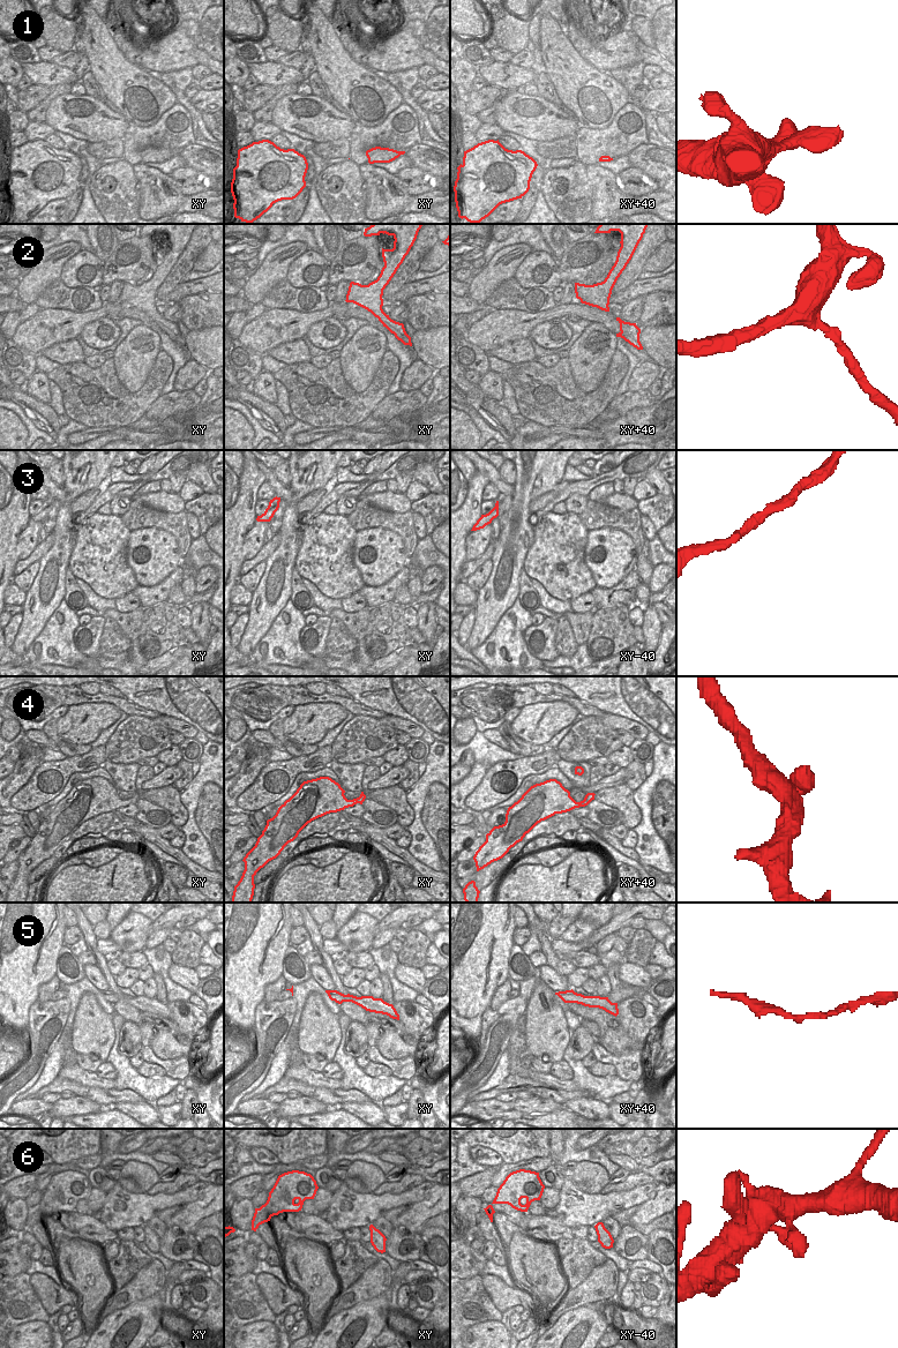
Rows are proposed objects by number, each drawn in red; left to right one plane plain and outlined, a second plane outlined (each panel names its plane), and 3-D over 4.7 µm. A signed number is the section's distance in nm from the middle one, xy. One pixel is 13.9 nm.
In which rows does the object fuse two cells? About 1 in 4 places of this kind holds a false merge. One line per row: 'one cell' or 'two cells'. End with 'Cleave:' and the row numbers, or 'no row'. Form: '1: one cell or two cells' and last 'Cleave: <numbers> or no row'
1: one cell
2: one cell
3: one cell
4: one cell
5: one cell
6: one cell
Cleave: no row

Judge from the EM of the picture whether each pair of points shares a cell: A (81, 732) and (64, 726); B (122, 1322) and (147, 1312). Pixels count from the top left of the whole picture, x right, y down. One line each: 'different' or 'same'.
A: same
B: same

